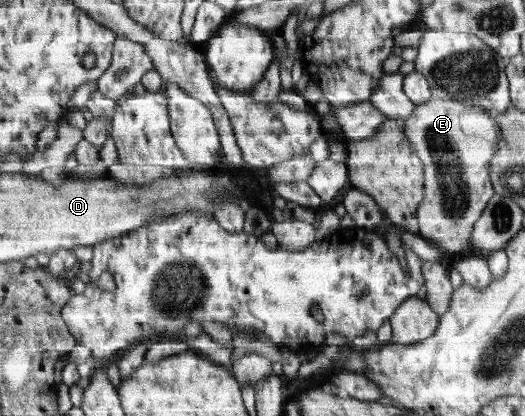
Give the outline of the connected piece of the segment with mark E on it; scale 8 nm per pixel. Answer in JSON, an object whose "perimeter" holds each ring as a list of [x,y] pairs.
{"perimeter":[[[434,96],[428,102],[417,105],[413,115],[406,120],[405,131],[414,151],[425,166],[425,199],[418,208],[420,236],[449,257],[458,252],[468,253],[472,249],[475,224],[481,219],[482,213],[496,193],[490,177],[490,160],[498,152],[502,140],[500,123],[485,106],[479,106],[472,101]]]}

